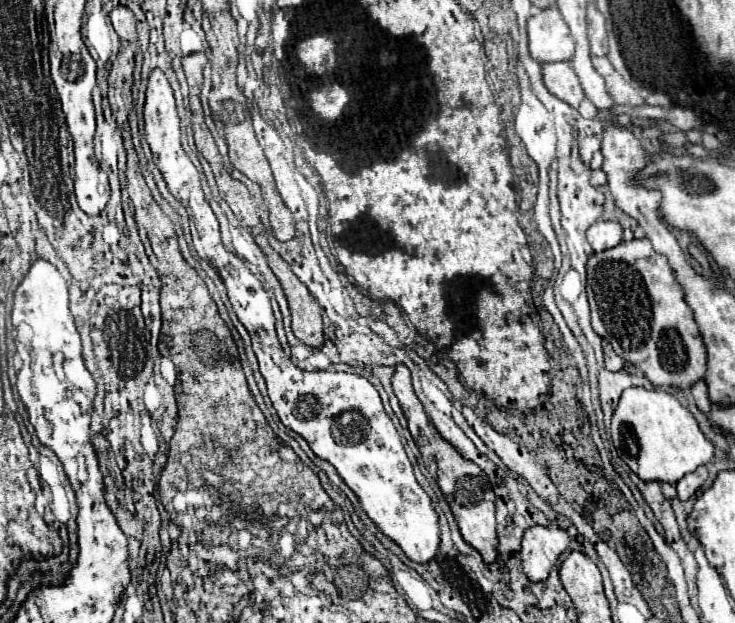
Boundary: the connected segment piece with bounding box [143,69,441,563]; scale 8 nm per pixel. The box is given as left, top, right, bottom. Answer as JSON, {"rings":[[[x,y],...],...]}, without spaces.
{"rings":[[[161,69],[151,71],[145,95],[145,139],[151,147],[155,165],[161,171],[171,195],[181,201],[189,215],[193,245],[199,257],[219,271],[237,319],[251,335],[261,375],[267,381],[269,399],[281,423],[299,433],[317,457],[329,461],[337,469],[341,479],[359,497],[363,511],[377,525],[377,529],[393,539],[411,561],[431,561],[437,555],[441,541],[439,515],[431,503],[431,497],[421,489],[413,475],[413,467],[407,459],[399,433],[391,417],[385,413],[377,389],[371,381],[355,373],[303,371],[291,363],[277,339],[275,315],[271,311],[267,291],[249,271],[245,261],[229,253],[221,243],[219,223],[211,205],[203,197],[199,173],[181,147],[173,89]]]}

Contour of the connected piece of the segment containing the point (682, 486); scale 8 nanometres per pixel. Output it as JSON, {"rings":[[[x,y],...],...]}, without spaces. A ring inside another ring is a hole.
{"rings":[[[699,467],[693,473],[687,473],[681,481],[677,481],[677,497],[681,501],[687,501],[705,483],[705,479],[707,479],[707,469],[705,467]]]}

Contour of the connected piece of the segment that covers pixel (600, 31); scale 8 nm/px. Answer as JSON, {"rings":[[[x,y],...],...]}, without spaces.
{"rings":[[[593,1],[587,7],[587,31],[589,31],[589,41],[591,41],[591,53],[593,55],[607,55],[605,17],[601,15],[601,11],[597,11]]]}

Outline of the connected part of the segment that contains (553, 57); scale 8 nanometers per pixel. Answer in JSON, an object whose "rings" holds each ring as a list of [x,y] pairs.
{"rings":[[[557,7],[541,9],[537,15],[527,19],[529,31],[529,53],[539,63],[569,61],[575,51],[575,41],[569,33]]]}

